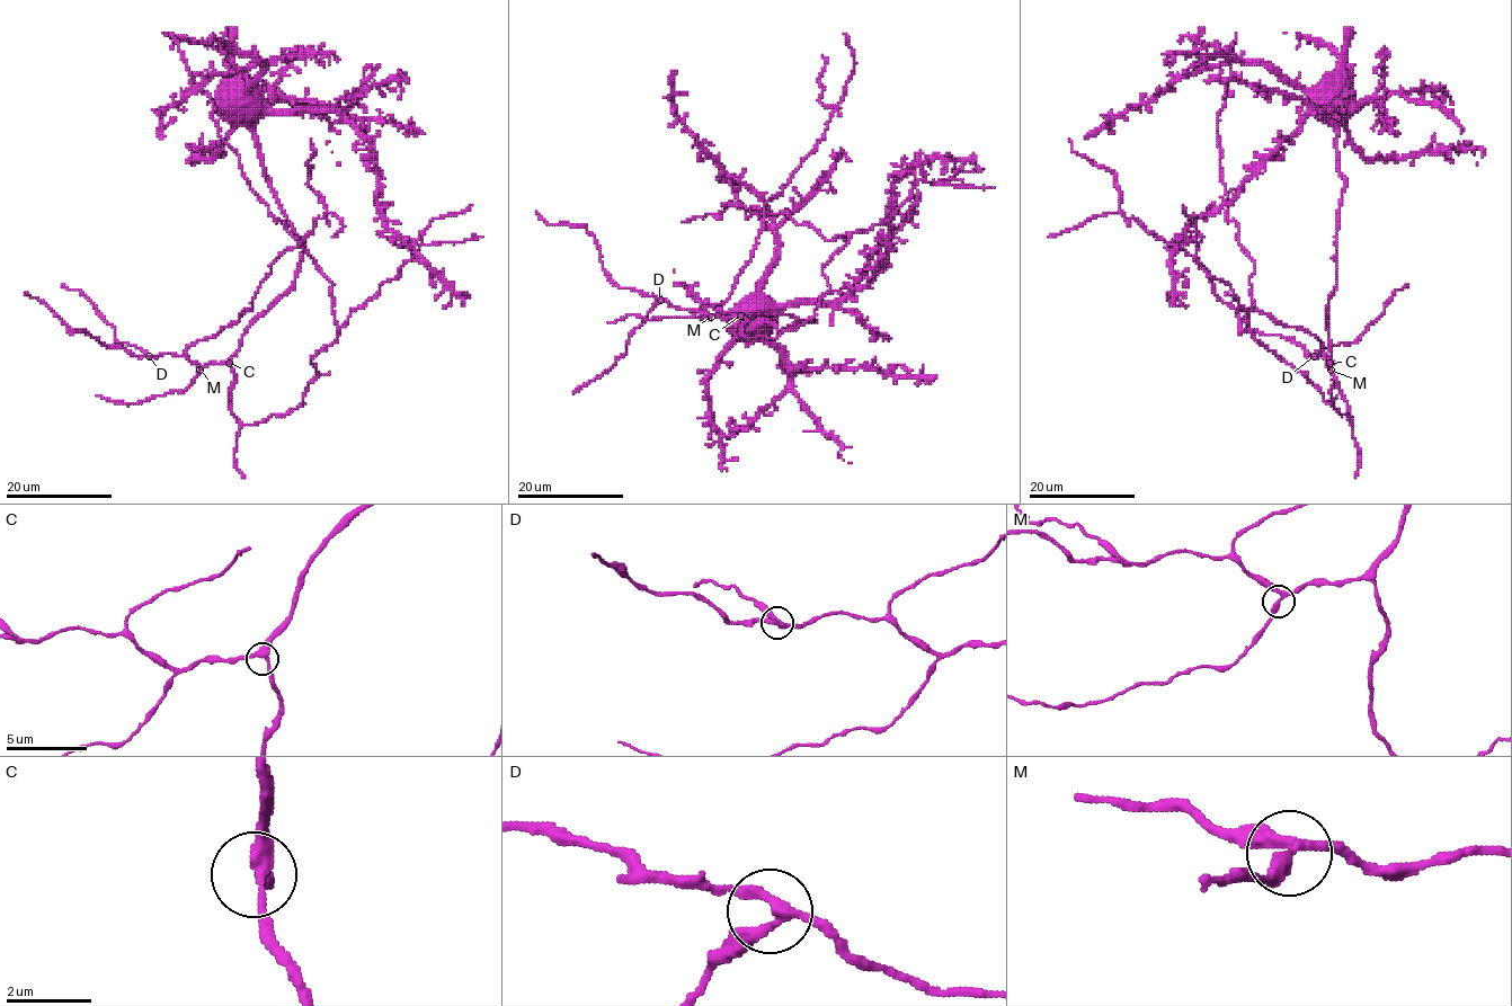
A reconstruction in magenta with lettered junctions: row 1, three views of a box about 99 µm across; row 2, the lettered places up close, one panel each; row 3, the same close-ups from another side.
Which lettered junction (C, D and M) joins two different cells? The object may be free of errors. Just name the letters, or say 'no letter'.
no letter

